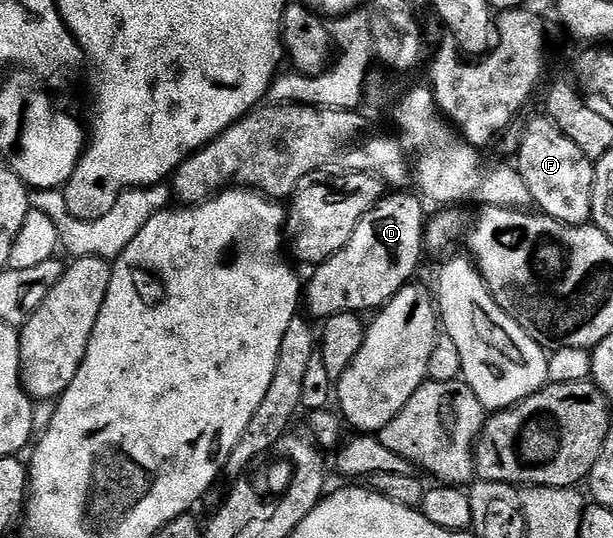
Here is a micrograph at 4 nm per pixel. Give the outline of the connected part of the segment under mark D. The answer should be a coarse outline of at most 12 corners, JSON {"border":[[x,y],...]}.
{"border":[[380,199],[305,285],[312,318],[392,301],[425,254],[424,202]]}

